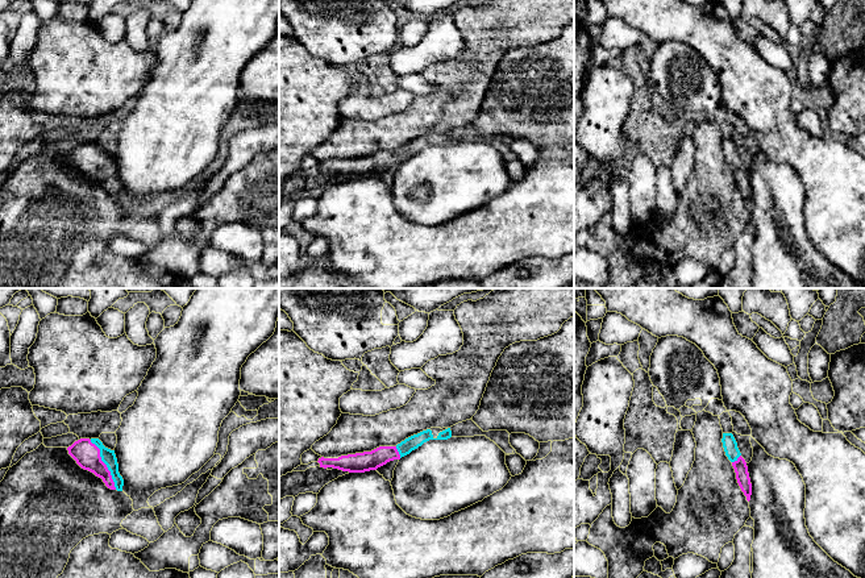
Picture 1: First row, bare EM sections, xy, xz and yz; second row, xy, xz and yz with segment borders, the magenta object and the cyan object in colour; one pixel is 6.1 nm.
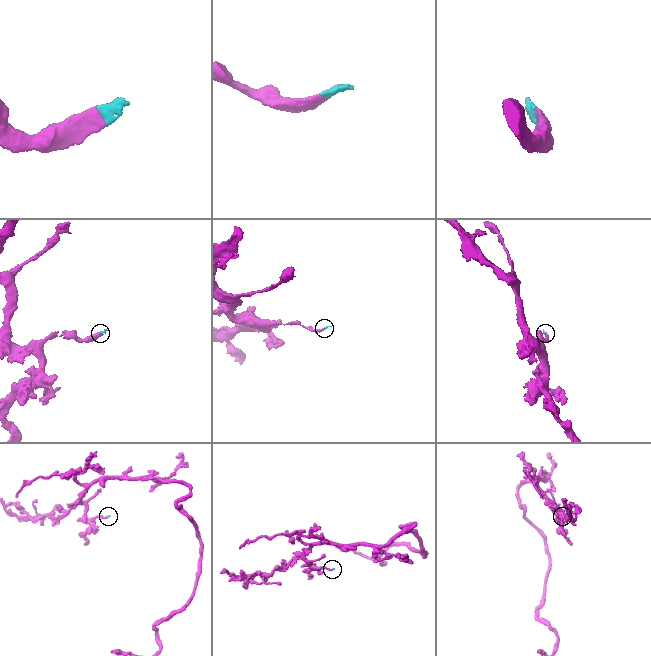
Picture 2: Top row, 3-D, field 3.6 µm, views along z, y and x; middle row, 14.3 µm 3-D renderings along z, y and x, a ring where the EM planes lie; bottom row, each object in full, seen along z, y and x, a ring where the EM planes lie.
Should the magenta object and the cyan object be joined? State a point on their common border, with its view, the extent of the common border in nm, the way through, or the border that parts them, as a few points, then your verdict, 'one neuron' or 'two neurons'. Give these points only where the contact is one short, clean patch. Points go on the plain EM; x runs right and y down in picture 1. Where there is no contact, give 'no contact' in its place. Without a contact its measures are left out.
meets magenta in xy at (105, 170); contact 340 nm long; runs through xy (87, 159), (94, 161), (105, 170), (108, 162); one neuron

